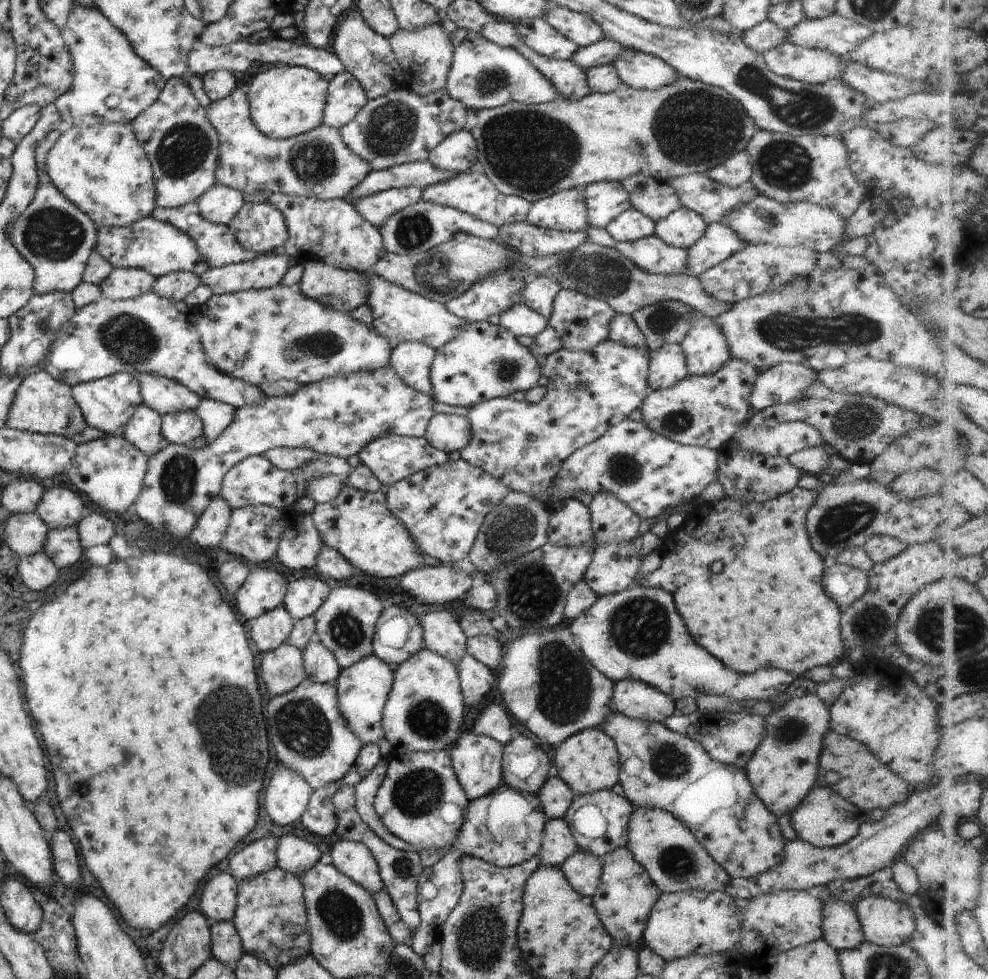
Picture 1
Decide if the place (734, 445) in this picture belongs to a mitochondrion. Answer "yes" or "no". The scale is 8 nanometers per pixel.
no

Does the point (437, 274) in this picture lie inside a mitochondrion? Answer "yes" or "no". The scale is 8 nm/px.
yes

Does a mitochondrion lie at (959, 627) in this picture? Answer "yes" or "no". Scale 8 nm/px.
yes

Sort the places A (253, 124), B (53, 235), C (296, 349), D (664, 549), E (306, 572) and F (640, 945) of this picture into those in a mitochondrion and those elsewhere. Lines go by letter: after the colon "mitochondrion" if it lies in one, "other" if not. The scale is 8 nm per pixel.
A: other
B: mitochondrion
C: mitochondrion
D: other
E: other
F: other

